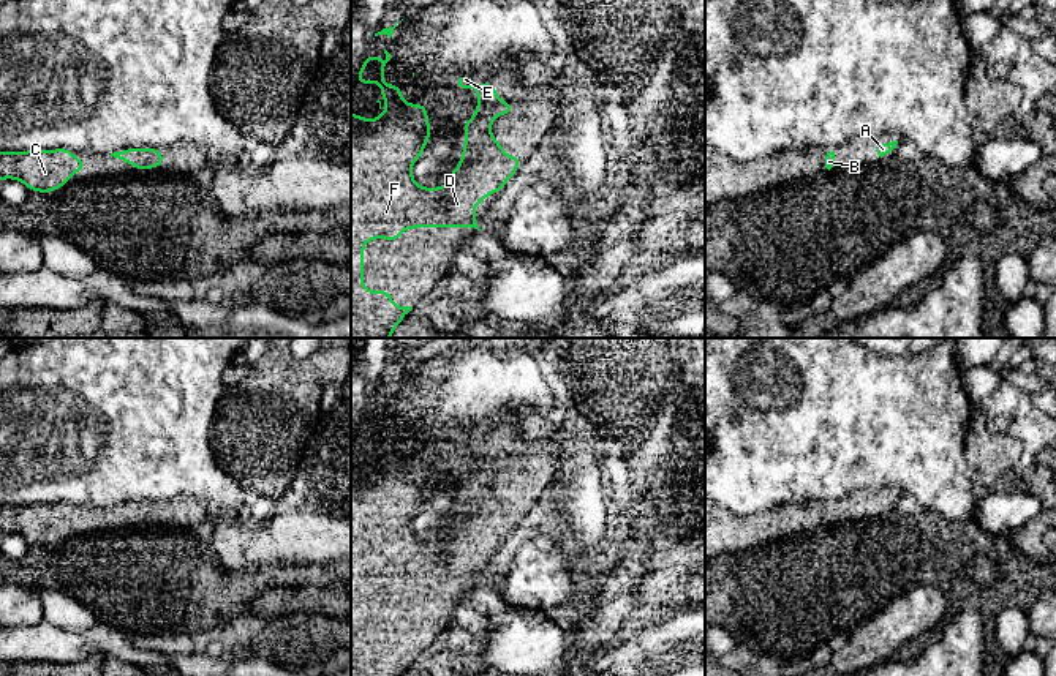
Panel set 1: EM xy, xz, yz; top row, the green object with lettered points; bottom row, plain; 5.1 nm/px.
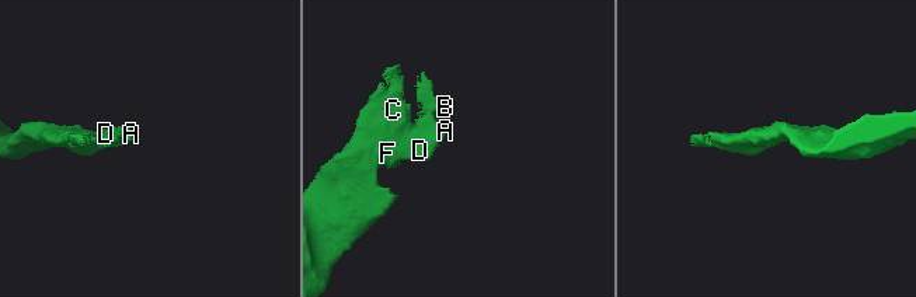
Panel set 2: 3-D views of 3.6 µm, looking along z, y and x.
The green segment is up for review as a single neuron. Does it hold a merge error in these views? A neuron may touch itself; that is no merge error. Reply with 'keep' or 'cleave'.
keep

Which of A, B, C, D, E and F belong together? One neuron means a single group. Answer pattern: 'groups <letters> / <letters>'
groups A B C D E F

